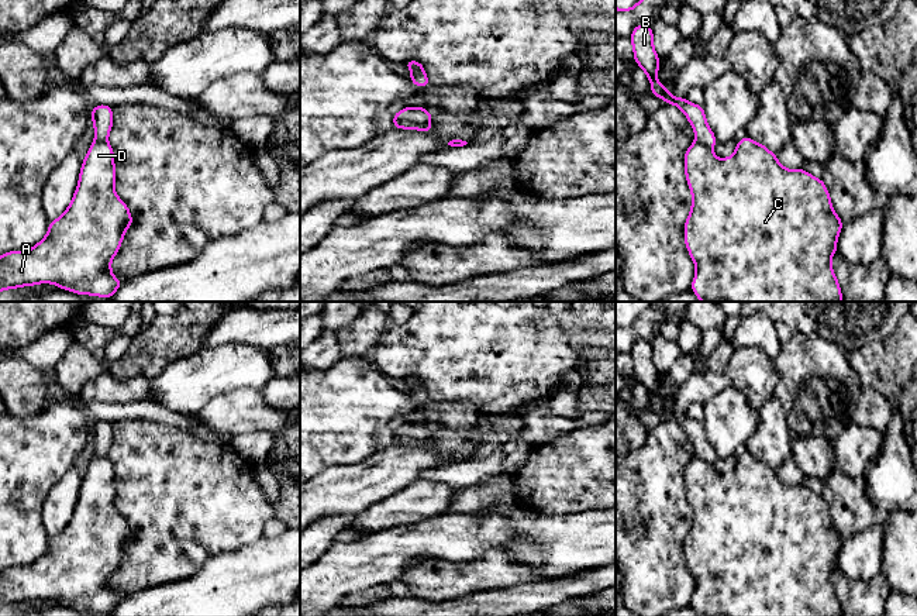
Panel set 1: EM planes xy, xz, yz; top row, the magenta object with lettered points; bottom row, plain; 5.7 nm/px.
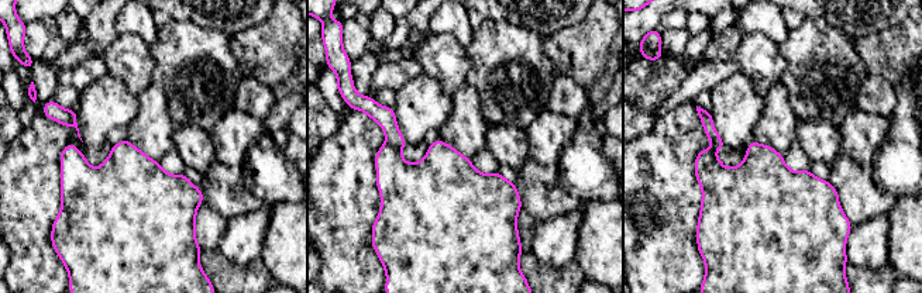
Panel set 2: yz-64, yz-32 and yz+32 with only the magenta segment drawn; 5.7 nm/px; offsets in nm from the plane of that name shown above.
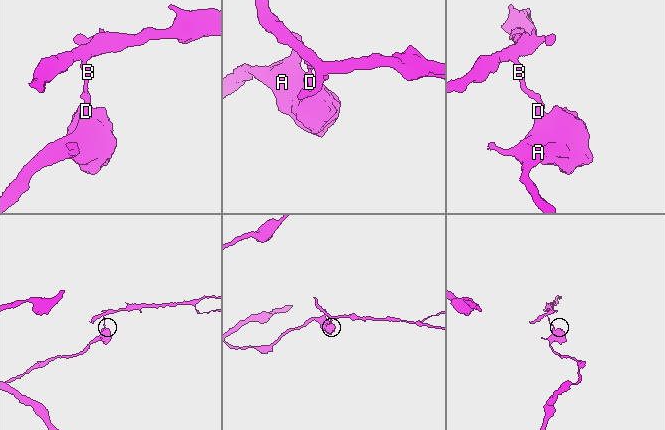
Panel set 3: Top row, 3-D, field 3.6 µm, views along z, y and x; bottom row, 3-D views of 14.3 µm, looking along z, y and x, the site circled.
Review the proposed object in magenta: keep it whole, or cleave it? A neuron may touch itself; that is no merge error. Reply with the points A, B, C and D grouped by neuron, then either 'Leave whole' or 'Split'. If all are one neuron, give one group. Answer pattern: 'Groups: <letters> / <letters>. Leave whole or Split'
Groups: A C D / B. Split

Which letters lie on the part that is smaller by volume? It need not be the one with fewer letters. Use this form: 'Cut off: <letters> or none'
Cut off: B

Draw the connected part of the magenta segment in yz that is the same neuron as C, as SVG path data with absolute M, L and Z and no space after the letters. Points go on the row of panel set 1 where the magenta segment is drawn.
M748 135L738 141L735 152L724 159L718 159L710 148L694 141L685 154L685 175L692 190L692 209L685 223L685 242L696 266L692 290L701 302L842 302L831 258L837 252L837 240L844 223L834 211L830 193L821 179L804 169L783 168L773 152Z

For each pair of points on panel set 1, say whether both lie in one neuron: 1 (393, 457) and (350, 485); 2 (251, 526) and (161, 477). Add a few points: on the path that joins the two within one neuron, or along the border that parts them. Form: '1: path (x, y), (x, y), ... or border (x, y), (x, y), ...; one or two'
1: path (382, 468), (368, 482), (361, 485); one
2: path (228, 510), (203, 499), (189, 499), (183, 494); one

